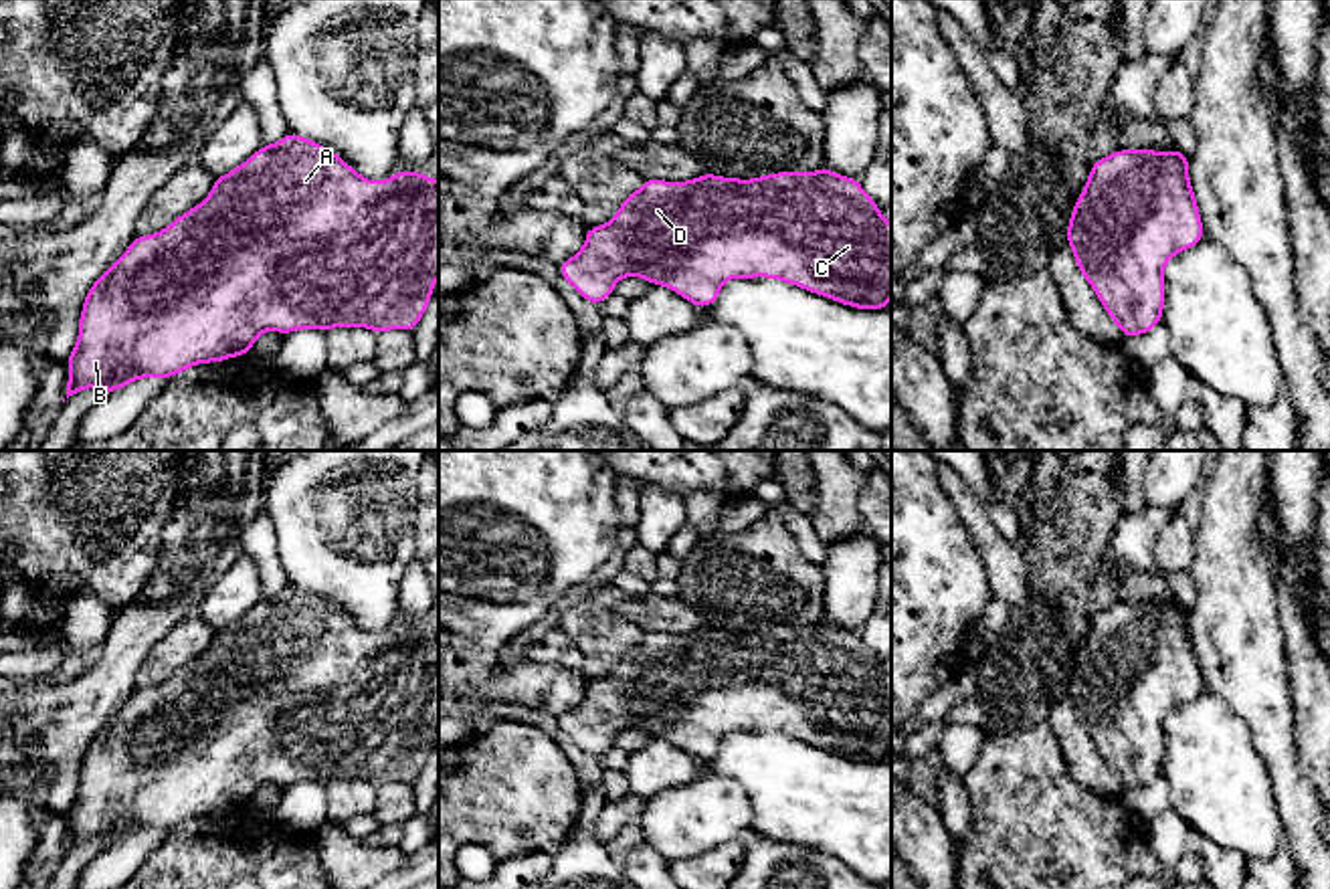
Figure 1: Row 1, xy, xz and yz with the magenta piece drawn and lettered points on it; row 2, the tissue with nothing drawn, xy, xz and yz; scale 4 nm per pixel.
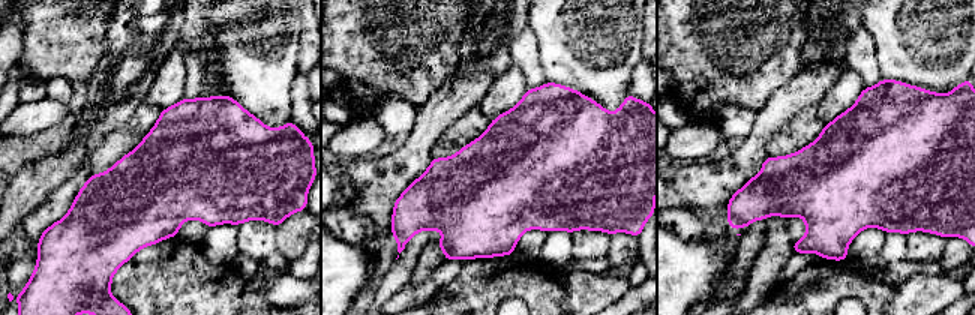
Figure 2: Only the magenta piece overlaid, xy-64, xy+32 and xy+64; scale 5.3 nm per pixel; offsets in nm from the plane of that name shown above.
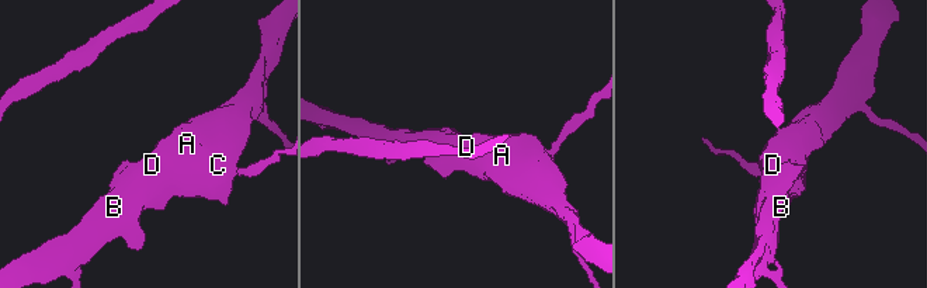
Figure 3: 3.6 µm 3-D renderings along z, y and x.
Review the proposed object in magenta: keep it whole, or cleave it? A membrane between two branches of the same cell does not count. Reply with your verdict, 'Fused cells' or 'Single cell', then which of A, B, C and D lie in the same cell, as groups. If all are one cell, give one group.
Single cell. Groups: A B C D

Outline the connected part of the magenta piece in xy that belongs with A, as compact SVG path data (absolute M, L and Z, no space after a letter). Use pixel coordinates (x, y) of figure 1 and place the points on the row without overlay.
M287 586L273 598L261 598L251 612L232 624L216 630L210 647L192 663L180 667L170 679L152 687L135 689L129 701L93 735L89 742L81 772L79 790L67 818L71 830L63 855L87 841L99 838L105 847L115 845L141 830L172 830L194 816L222 814L249 806L263 784L291 786L303 780L327 784L329 780L364 778L376 786L386 782L412 784L429 760L435 733L439 729L439 634L422 624L398 624L382 634L370 634L350 620L336 604L297 586Z

